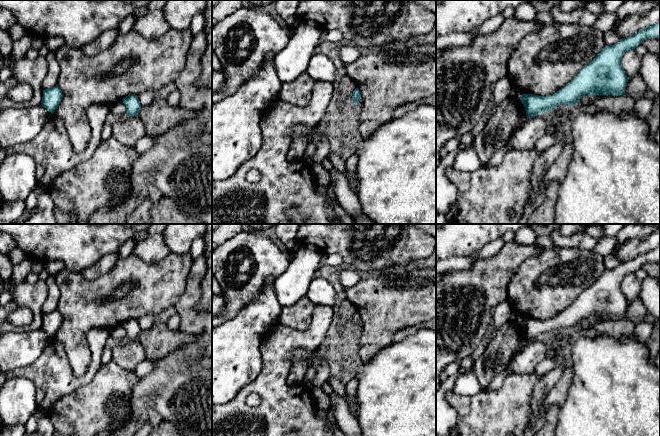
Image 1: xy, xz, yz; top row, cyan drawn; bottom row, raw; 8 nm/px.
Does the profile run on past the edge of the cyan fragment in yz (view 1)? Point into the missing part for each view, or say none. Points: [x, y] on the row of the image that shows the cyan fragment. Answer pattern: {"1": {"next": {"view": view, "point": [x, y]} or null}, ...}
{"1": {"next": null}}

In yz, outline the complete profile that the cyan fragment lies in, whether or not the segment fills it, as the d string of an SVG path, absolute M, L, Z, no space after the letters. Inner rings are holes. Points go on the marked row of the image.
M660 21L620 39L614 45L605 45L571 82L555 94L548 96L522 94L520 100L525 107L527 119L554 110L560 104L577 104L583 95L625 94L629 78L622 68L622 56L648 38L660 38Z

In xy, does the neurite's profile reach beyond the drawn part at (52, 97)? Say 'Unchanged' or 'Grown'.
Unchanged

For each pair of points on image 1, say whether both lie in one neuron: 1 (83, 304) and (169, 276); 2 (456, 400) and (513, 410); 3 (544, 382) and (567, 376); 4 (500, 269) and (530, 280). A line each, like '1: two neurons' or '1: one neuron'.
1: one neuron
2: one neuron
3: two neurons
4: two neurons

